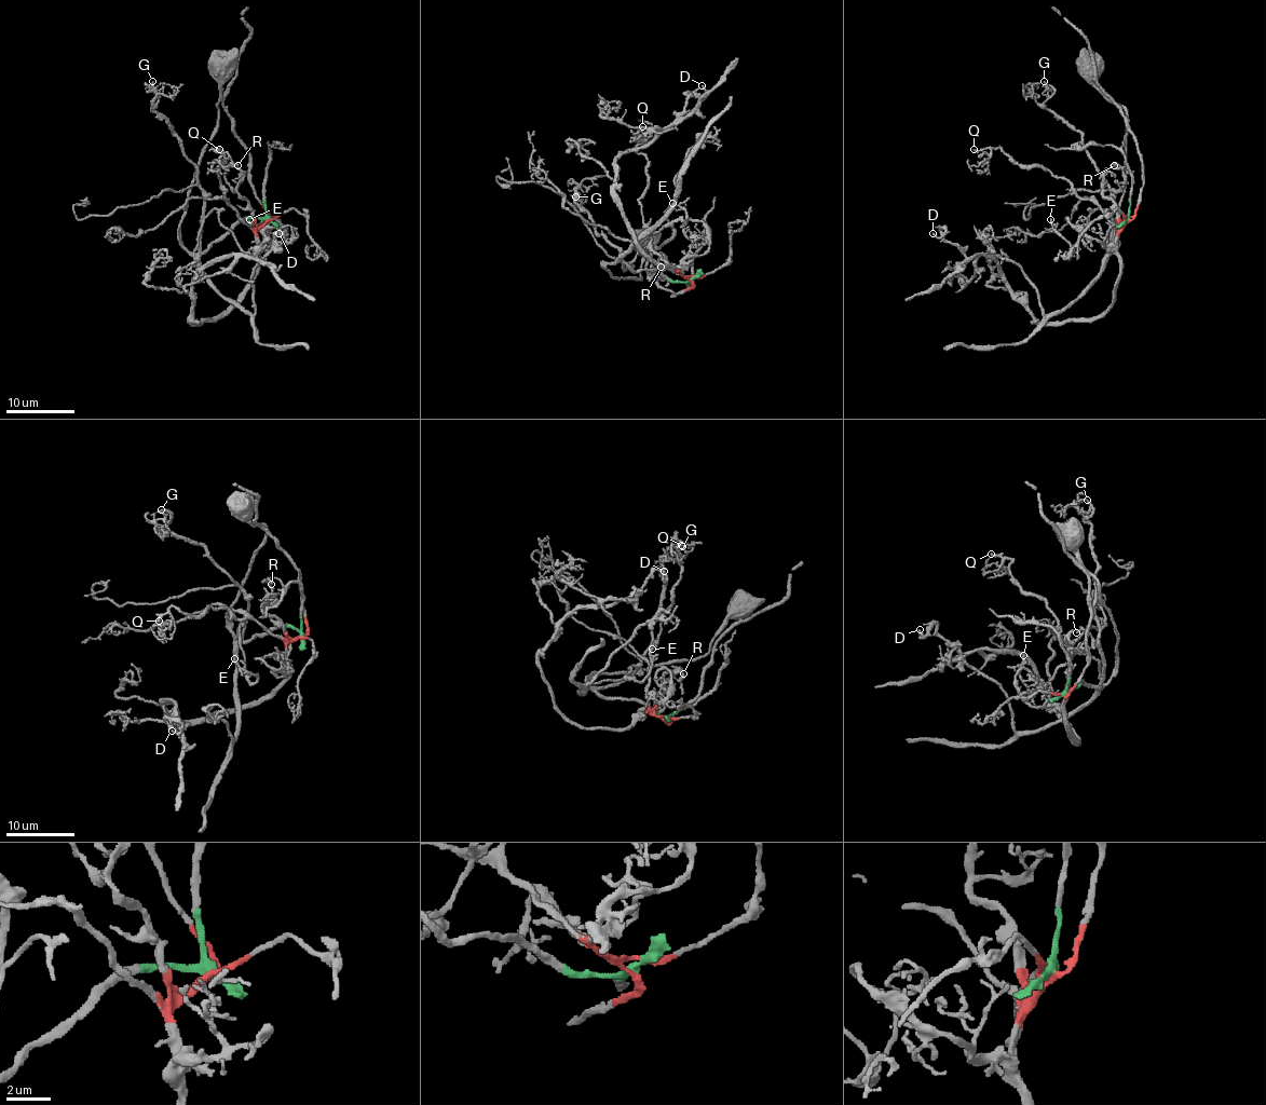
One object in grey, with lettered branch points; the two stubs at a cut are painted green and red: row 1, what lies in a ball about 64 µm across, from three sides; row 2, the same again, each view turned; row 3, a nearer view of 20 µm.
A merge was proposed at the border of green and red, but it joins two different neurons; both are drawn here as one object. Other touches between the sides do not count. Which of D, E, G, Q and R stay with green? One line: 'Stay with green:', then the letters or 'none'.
Stay with green: E, G

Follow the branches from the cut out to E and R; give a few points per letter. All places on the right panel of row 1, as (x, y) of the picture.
E: (1128, 220), (1118, 228), (1118, 245), (1112, 249), (1112, 219), (1098, 208), (1067, 253), (1071, 246), (1050, 219)
R: (1128, 220), (1124, 226), (1120, 222), (1116, 207), (1103, 193), (1120, 188), (1125, 181), (1124, 169), (1115, 164)

